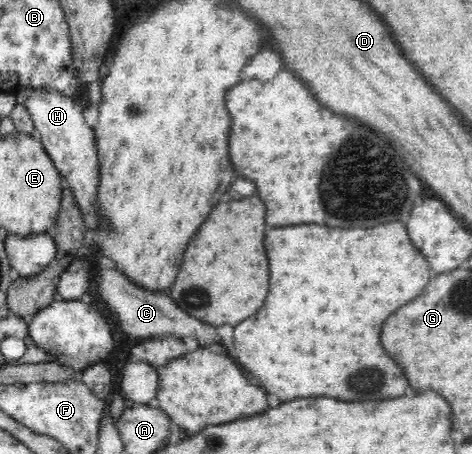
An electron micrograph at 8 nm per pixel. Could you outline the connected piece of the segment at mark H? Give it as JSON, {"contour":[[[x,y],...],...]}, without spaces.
{"contour":[[[30,88],[17,94],[16,102],[24,105],[30,119],[34,123],[34,130],[43,148],[51,158],[63,182],[72,188],[73,196],[78,200],[77,206],[84,214],[96,214],[96,186],[99,184],[100,167],[99,156],[94,143],[94,131],[84,121],[84,110],[73,97],[62,95],[48,89]]]}

